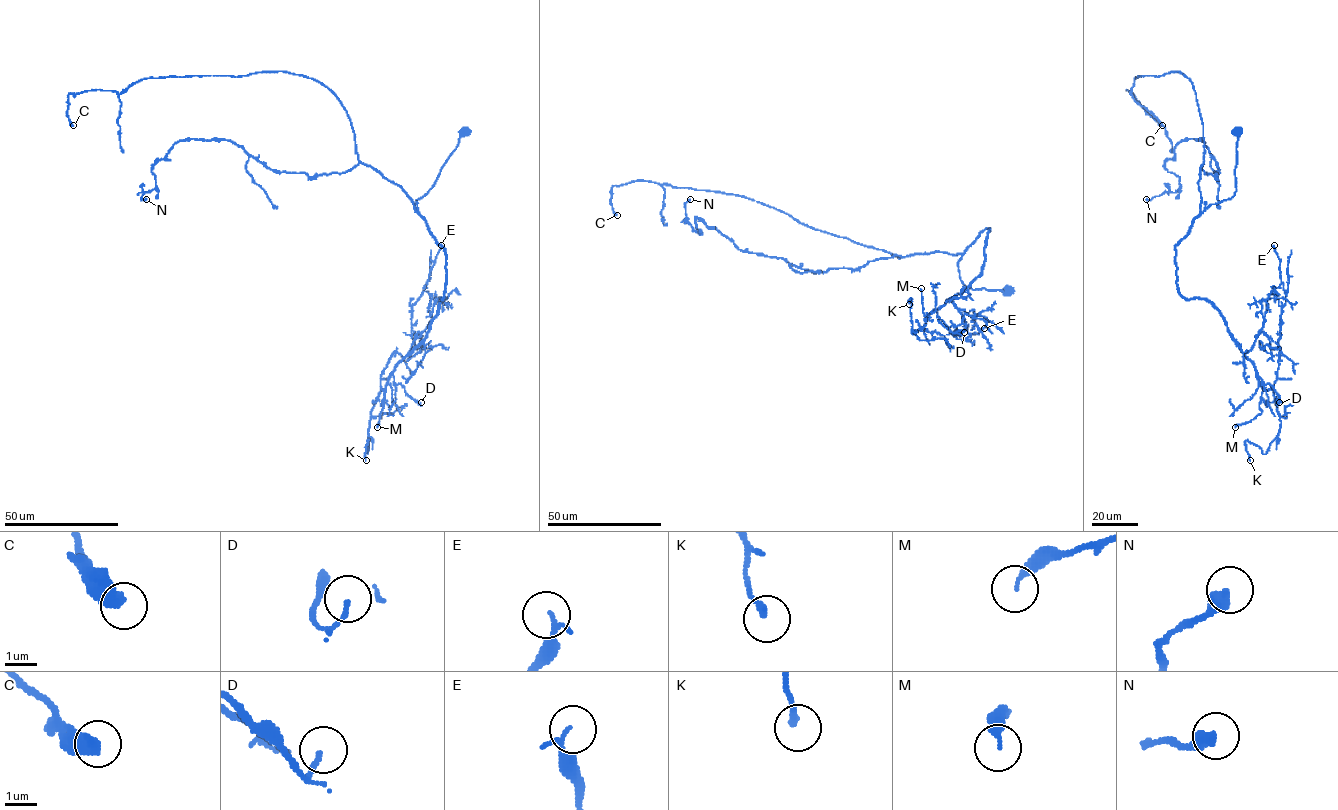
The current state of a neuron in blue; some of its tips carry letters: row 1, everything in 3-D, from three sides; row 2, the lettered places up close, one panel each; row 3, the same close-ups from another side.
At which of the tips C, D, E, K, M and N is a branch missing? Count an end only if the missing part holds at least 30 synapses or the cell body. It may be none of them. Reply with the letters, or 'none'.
none

